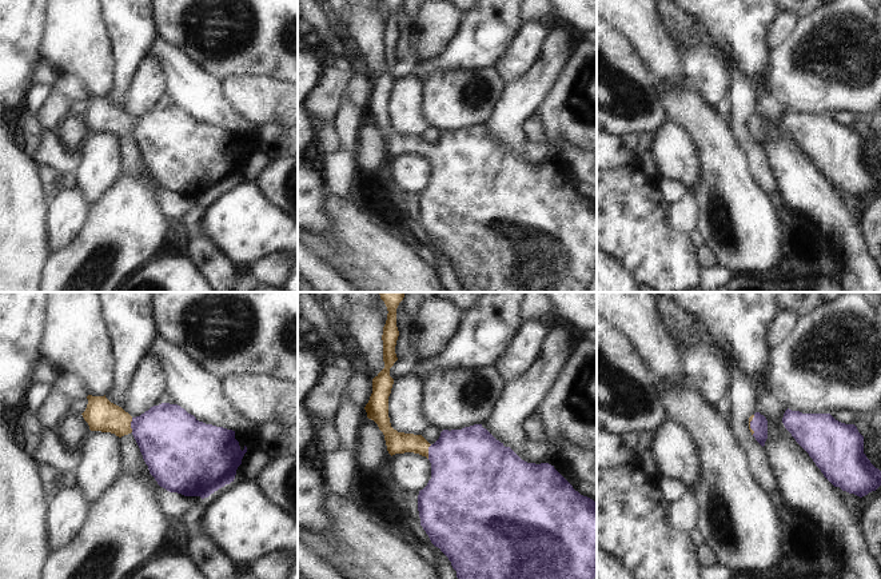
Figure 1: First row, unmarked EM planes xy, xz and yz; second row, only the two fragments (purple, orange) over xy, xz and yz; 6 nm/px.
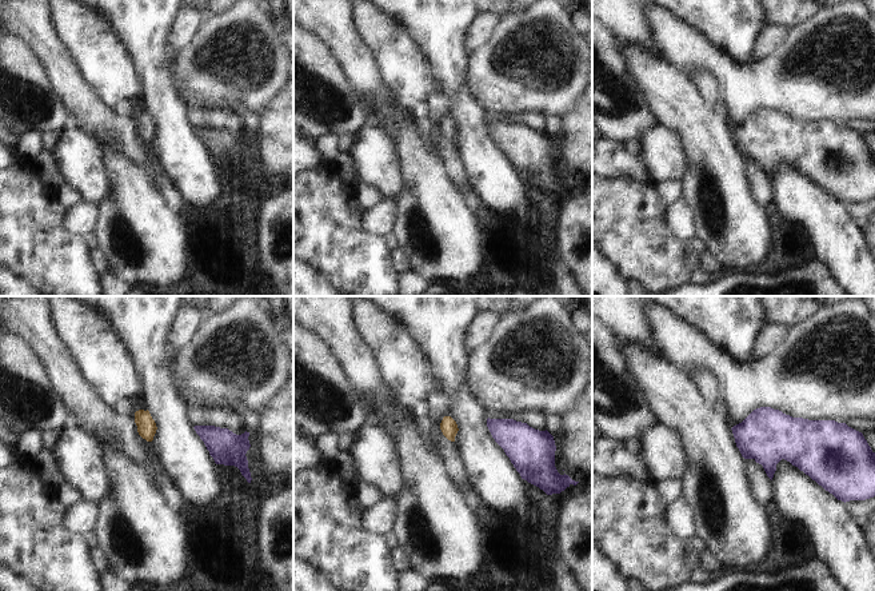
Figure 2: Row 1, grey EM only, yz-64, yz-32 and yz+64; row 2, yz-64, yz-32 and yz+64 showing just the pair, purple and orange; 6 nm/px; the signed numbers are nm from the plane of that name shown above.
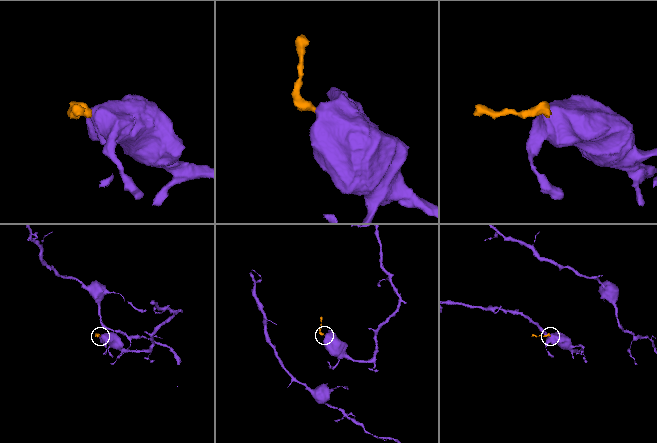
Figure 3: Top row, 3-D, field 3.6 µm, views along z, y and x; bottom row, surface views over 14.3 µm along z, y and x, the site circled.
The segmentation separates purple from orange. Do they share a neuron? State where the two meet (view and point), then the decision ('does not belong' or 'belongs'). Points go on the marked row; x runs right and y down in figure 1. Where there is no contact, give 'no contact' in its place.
meets purple in xy at (131, 424); belongs

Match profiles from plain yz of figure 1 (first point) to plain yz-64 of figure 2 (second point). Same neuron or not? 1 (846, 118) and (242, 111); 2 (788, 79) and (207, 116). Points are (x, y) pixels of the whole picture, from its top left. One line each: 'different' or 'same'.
1: different
2: different

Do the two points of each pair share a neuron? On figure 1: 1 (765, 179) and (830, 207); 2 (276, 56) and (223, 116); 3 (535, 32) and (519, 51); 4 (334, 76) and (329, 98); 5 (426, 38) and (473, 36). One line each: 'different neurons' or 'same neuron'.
1: different neurons
2: different neurons
3: same neuron
4: same neuron
5: different neurons

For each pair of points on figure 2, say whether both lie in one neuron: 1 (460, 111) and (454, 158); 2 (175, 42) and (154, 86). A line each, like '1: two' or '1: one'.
1: two
2: two

